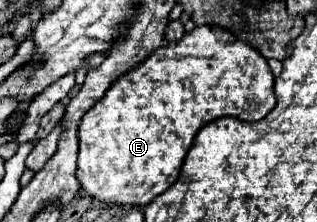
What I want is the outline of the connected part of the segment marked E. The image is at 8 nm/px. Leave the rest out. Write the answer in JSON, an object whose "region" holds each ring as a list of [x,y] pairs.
{"region":[[[194,27],[180,41],[154,51],[142,65],[122,75],[82,117],[78,127],[80,153],[76,177],[94,201],[148,205],[178,179],[184,157],[204,125],[220,117],[238,117],[250,123],[260,121],[274,107],[274,75],[266,59],[222,27]]]}

